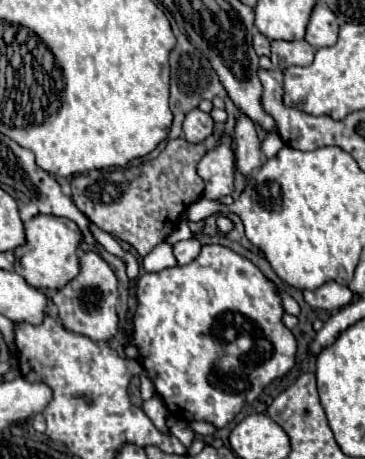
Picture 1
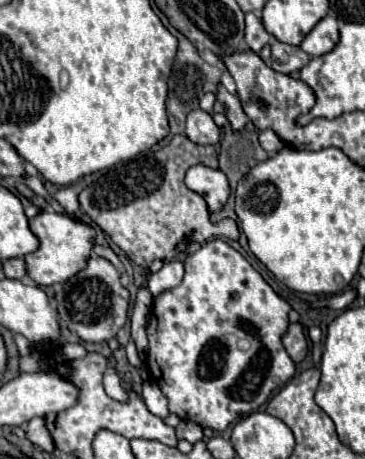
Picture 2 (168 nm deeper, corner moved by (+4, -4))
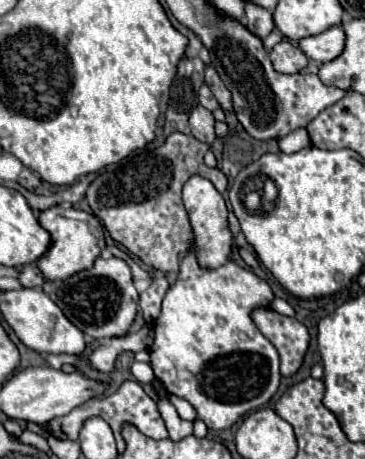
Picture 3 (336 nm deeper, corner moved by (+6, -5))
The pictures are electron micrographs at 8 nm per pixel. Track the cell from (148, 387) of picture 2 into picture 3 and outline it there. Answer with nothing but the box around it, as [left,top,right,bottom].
[158,395,192,441]

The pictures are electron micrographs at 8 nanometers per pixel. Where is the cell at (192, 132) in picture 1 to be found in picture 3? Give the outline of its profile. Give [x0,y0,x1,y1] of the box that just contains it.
[190,105,216,145]

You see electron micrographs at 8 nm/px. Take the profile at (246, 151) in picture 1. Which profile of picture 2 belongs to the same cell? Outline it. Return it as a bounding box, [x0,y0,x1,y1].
[218,86,248,132]

